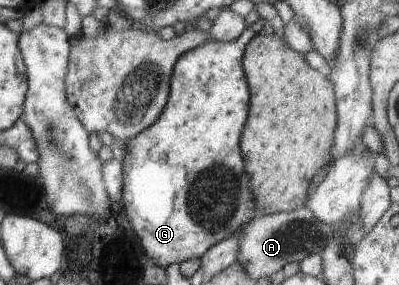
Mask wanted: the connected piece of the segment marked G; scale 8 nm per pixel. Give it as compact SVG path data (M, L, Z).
M259 19L255 24L251 24L237 39L224 41L206 41L198 48L185 52L174 66L174 70L170 81L169 99L163 113L159 119L146 130L143 130L138 136L131 141L125 143L125 158L122 161L123 167L123 192L121 196L121 207L125 210L127 219L131 222L135 234L141 240L141 246L146 256L153 261L155 266L161 268L169 268L173 264L180 265L188 260L200 259L211 246L228 239L237 230L241 229L249 220L256 218L255 202L253 202L253 194L251 194L251 184L249 184L249 176L245 174L245 164L241 158L241 148L239 148L239 140L241 140L241 132L243 132L243 124L247 122L247 114L249 114L249 94L245 74L242 68L241 60L244 56L247 44L261 32L265 24L265 20Z

